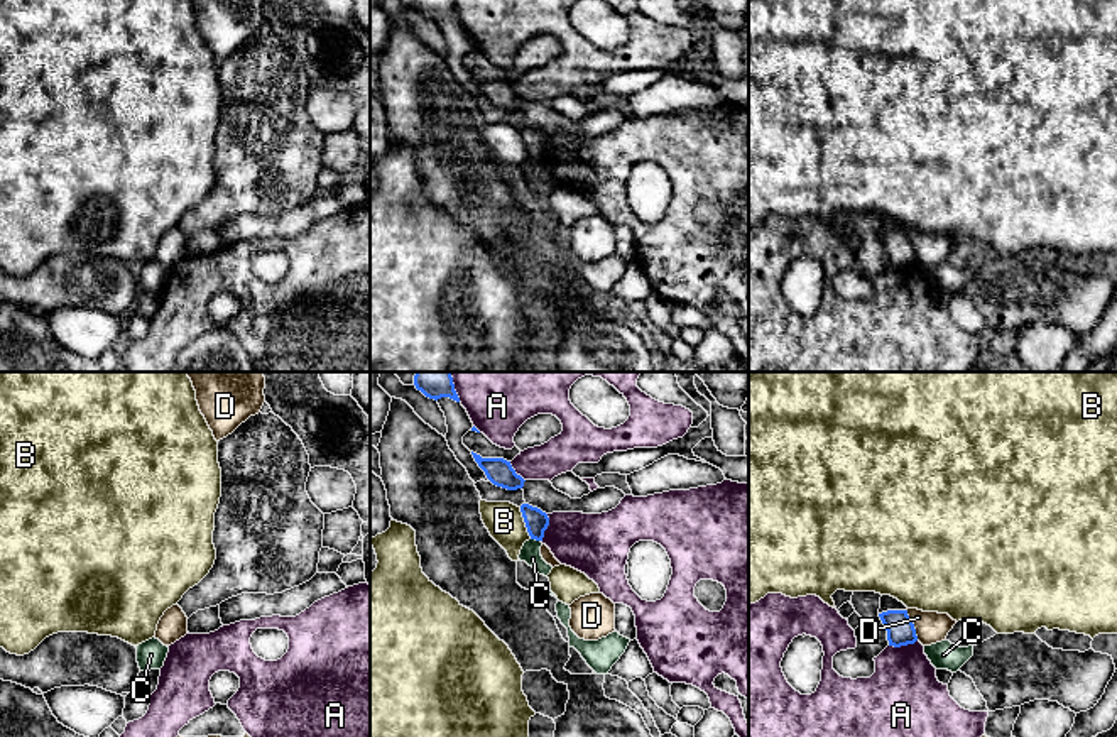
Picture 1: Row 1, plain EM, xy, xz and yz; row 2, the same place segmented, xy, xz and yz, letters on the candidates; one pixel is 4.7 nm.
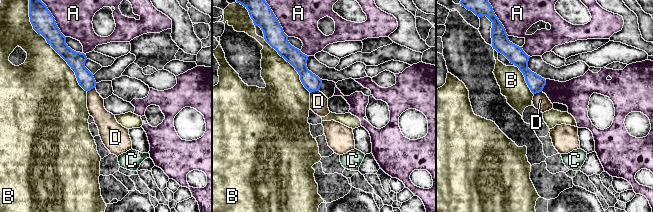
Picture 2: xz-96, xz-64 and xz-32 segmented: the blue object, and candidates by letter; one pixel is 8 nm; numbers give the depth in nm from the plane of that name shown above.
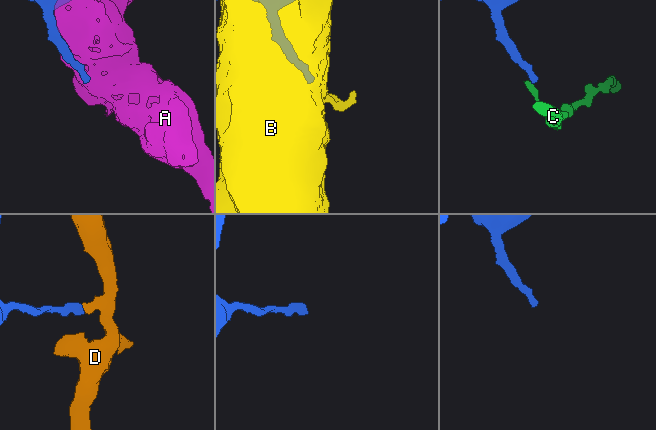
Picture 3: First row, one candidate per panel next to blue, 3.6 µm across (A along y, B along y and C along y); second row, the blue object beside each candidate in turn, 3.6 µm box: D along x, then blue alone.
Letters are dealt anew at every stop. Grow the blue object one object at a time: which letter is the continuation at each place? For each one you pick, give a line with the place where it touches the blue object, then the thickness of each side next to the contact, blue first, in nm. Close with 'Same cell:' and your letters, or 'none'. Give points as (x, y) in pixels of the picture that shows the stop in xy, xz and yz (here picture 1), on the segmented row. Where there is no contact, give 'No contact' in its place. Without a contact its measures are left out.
Same cell: none

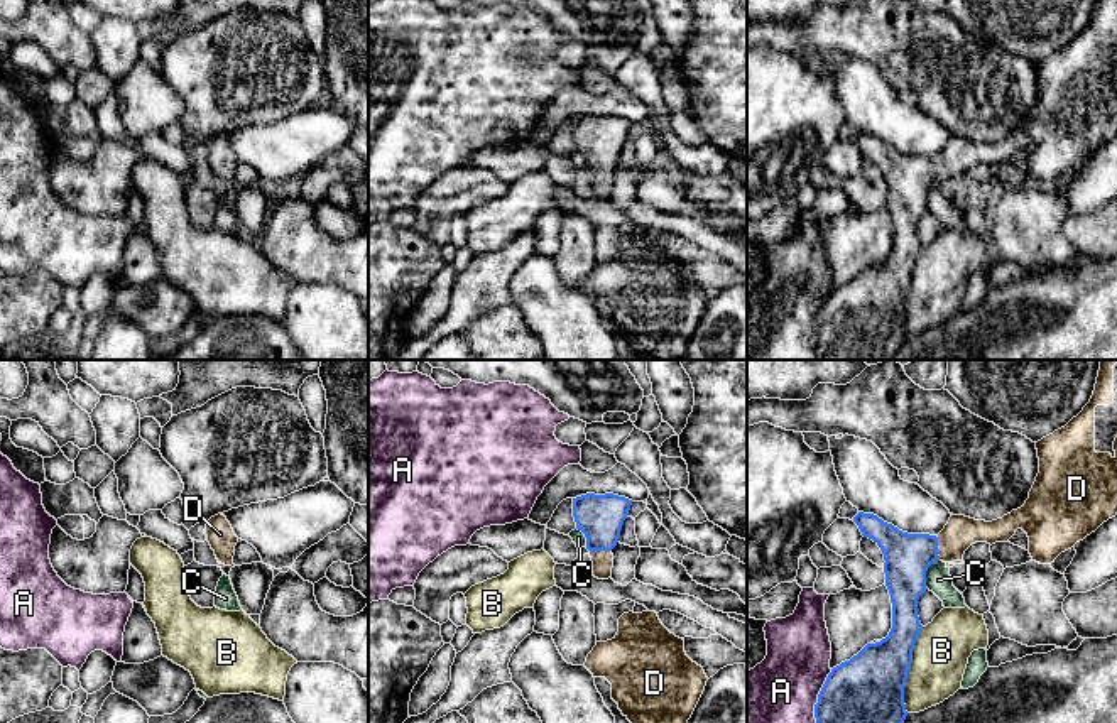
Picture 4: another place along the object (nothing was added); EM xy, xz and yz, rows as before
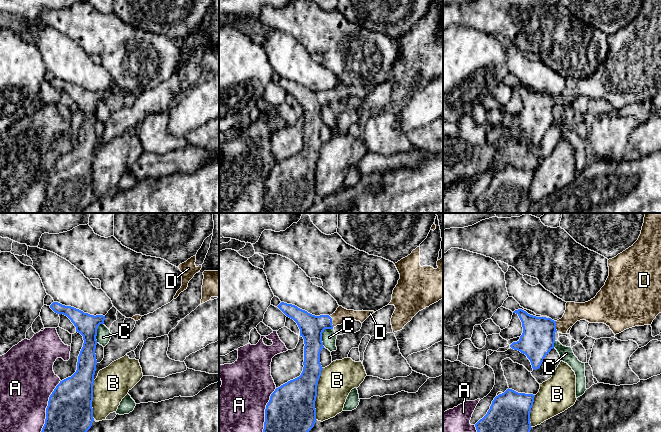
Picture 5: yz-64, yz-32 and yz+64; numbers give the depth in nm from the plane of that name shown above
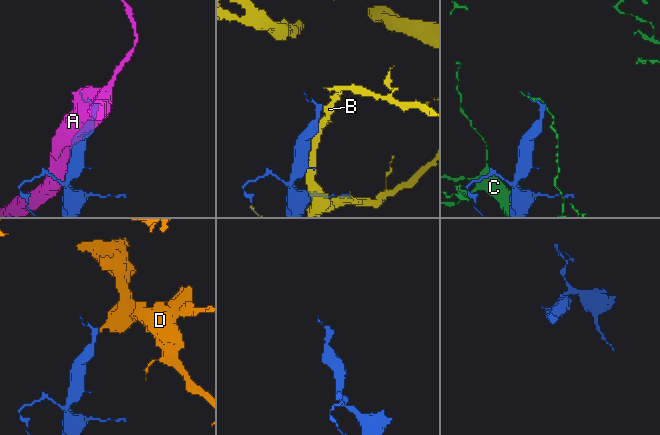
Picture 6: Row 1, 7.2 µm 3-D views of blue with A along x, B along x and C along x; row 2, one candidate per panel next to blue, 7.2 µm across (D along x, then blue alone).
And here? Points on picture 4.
D: Touches blue at yz (937, 549). Thickness 220 nm (blue) against 160 nm
Same cell: D

